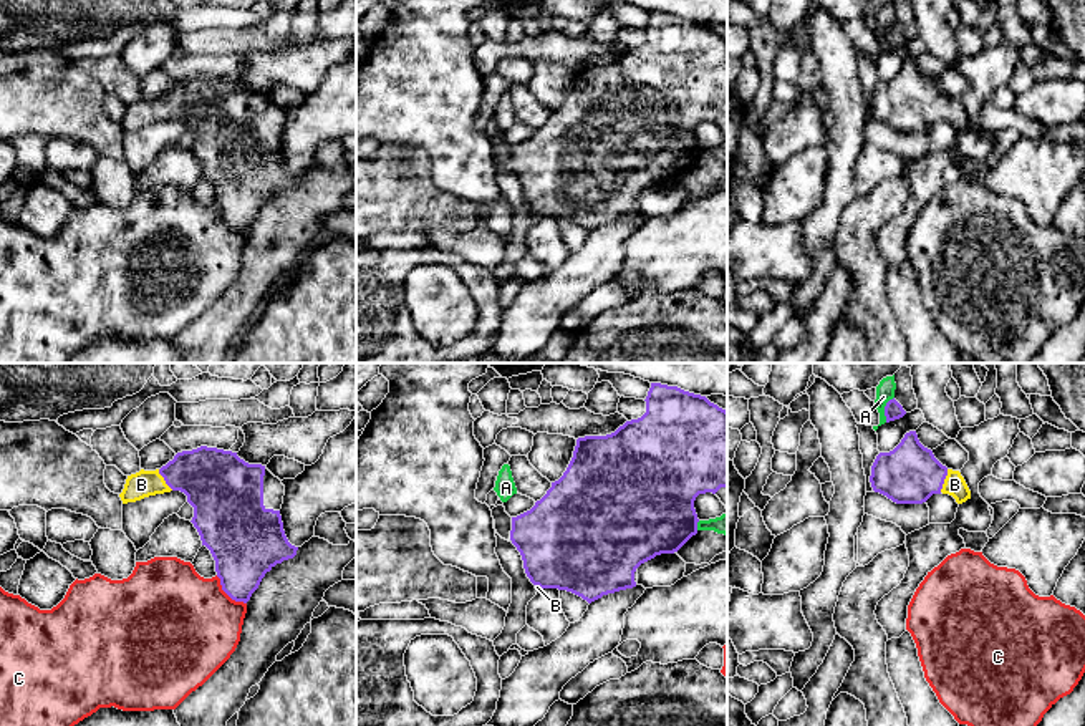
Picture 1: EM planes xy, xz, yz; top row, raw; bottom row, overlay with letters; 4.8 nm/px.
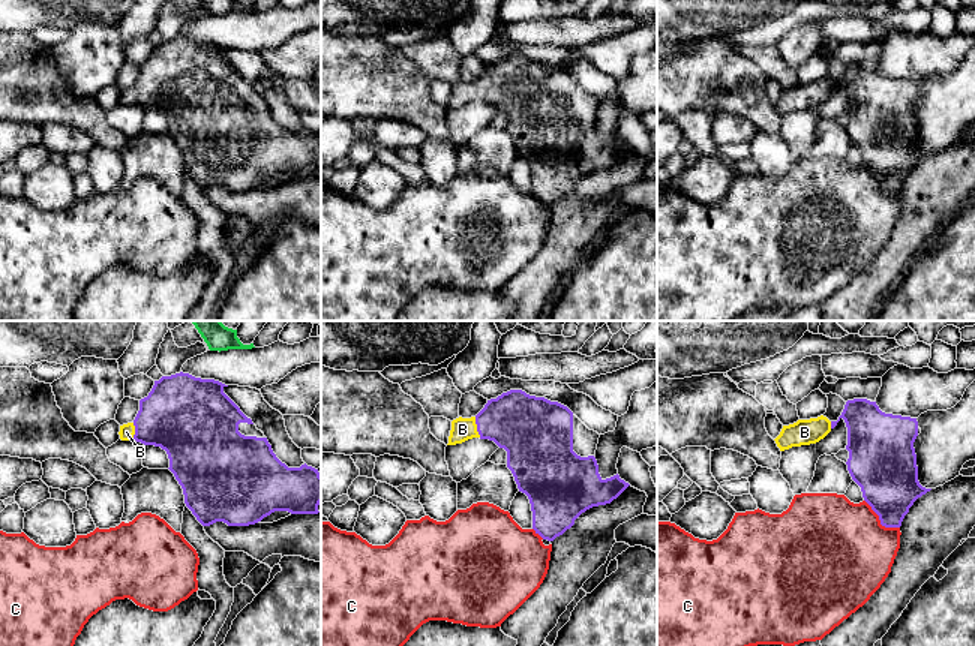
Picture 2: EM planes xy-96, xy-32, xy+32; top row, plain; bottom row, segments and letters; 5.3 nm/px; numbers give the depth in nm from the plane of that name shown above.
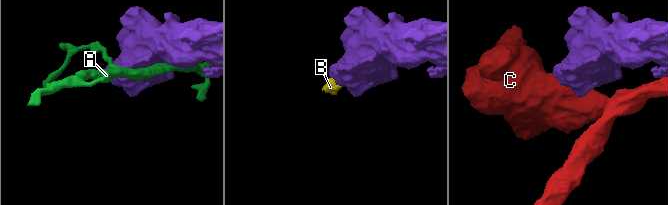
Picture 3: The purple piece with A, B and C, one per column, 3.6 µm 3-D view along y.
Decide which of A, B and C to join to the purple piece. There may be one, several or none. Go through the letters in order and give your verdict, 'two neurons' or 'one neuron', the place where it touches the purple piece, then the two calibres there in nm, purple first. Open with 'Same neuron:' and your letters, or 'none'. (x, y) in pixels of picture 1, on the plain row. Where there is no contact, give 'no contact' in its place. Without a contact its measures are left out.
Same neuron: B
A: two neurons; contact yz (885, 38); calibres 90 and 90 nm
B: one neuron; contact yz (943, 110); calibres 280 and 110 nm
C: two neurons; contact xy (227, 222); calibres 320 and 500 nm

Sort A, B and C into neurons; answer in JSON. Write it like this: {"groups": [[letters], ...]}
{"groups": [["A"], ["B"], ["C"]]}

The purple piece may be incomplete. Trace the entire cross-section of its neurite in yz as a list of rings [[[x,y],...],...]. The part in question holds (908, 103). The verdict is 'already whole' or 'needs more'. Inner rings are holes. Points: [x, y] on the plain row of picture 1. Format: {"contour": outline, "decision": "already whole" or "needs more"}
{"contour": [[[916,60],[904,63],[890,81],[880,81],[871,94],[870,111],[896,133],[923,133],[933,123],[949,123],[957,133],[971,128],[959,99],[948,98],[924,76]]], "decision": "needs more"}

